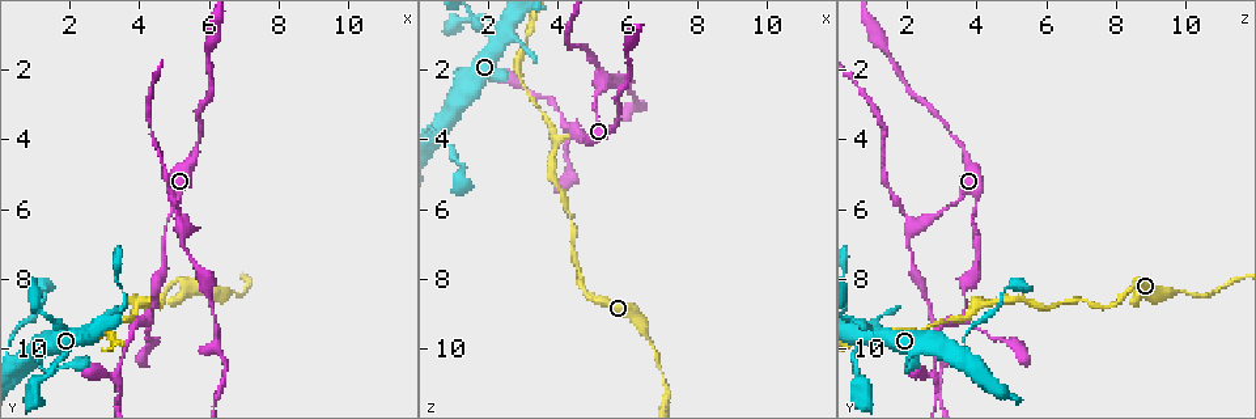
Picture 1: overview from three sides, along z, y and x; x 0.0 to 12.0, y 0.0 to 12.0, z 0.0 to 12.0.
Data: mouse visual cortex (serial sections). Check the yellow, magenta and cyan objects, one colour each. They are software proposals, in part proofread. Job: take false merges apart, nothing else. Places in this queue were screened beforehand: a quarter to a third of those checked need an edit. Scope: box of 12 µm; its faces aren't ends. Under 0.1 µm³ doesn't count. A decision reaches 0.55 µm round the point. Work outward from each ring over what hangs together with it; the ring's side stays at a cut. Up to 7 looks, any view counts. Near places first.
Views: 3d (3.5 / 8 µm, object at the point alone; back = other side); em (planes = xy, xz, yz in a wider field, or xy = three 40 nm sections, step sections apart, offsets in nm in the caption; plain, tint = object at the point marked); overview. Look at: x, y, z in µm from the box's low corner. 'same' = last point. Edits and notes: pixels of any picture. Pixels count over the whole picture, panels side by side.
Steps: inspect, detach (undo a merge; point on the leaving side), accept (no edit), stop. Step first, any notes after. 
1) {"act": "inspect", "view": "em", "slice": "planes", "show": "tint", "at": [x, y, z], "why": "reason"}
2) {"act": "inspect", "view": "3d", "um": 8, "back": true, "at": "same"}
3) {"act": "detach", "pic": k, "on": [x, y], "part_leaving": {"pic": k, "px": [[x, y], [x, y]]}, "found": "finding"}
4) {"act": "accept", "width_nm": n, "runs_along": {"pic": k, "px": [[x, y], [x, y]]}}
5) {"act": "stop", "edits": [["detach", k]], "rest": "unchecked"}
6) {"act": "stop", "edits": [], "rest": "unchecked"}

{"act": "inspect", "view": "3d", "um": 8, "at": [4.2, 9.1, 3.6], "why": "a narrow waist"}

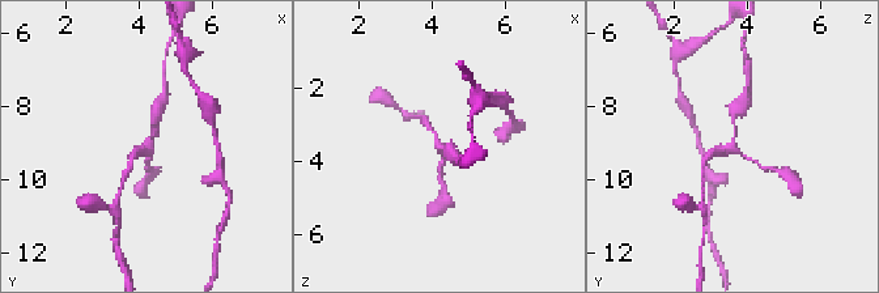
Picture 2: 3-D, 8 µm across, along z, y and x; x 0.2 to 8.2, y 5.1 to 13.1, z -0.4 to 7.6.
{"act": "inspect", "view": "em", "slice": "xy", "step": 5, "show": "tint", "at": [4.2, 9.1, 3.6], "arms": 3, "arm_widths_nm": [150, 150, 150]}

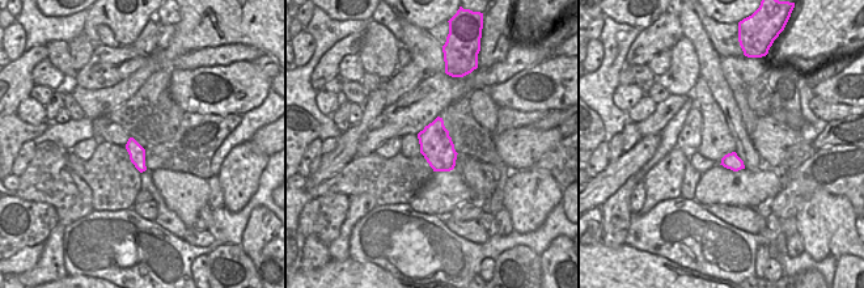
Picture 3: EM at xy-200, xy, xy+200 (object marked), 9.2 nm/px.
{"act": "accept", "runs_along": {"pic": 2, "px": [[734, 113], [734, 144], [705, 160]]}, "found": "all the same cell"}

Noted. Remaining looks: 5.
{"act": "inspect", "view": "3d", "um": 3.5, "at": [3.4, 10.8, 2.8], "why": "abrupt turn"}

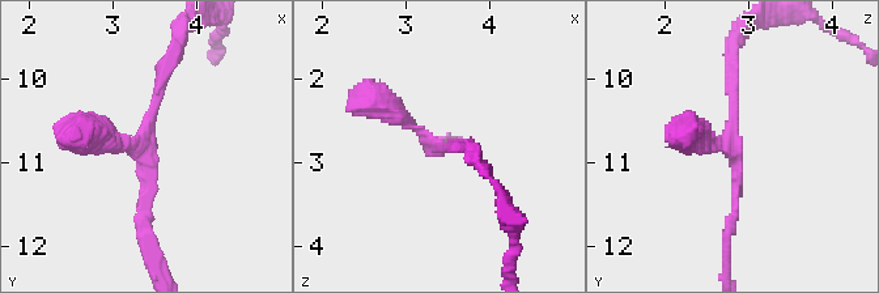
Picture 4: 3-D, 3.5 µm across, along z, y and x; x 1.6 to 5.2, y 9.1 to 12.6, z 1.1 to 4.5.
{"act": "accept", "runs_along": {"pic": 4, "px": [[173, 59], [144, 140], [72, 132]]}, "found": "continuous, no second cell"}

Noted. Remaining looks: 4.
{"act": "inspect", "view": "3d", "um": 3.5, "back": true, "at": [5.2, 6.5, 2.2], "why": "arms part here"}

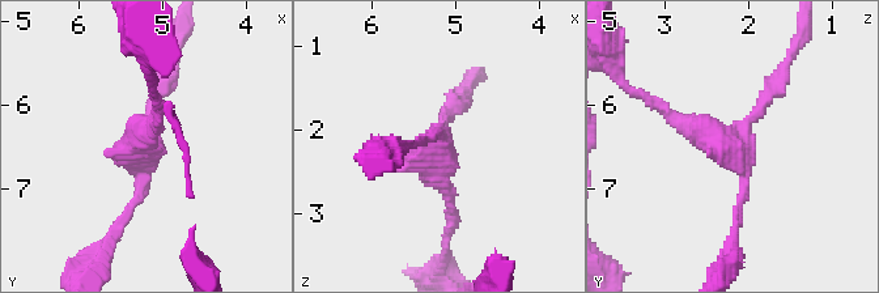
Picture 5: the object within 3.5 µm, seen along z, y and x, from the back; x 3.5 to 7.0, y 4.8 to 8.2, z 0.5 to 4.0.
{"act": "inspect", "view": "em", "slice": "xy", "step": 2, "show": "tint", "at": [5.30, 6.50, 2.25], "arms": 3, "arm_widths_nm": [150, 150, 200], "why": "shape alone is not enough"}

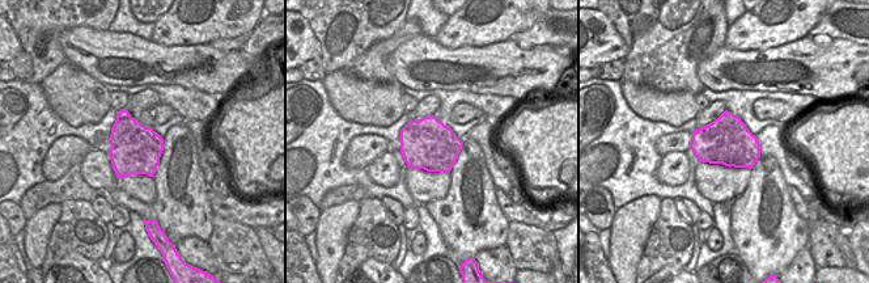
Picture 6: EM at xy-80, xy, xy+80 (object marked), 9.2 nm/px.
{"act": "inspect", "view": "em", "slice": "xy", "step": 1, "show": "tint", "at": "same"}

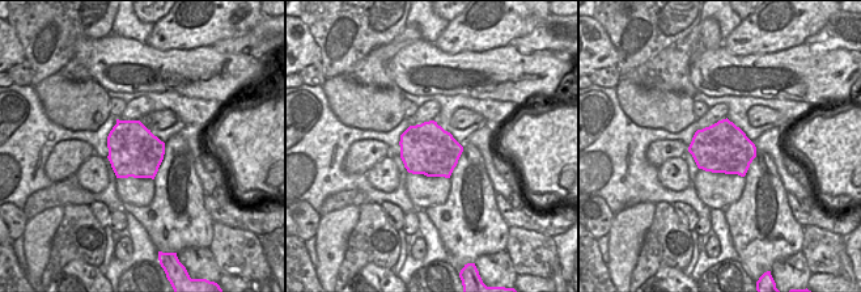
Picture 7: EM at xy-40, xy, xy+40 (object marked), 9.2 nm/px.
{"act": "detach", "pic": 5, "on": [767, 94], "part_leaving": {"pic": 5, "px": [[743, 174], [734, 238], [721, 271]]}, "found": "two cells meet here"}

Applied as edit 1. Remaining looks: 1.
{"act": "stop", "edits": [["detach", 5]], "rest": "unchecked"}

